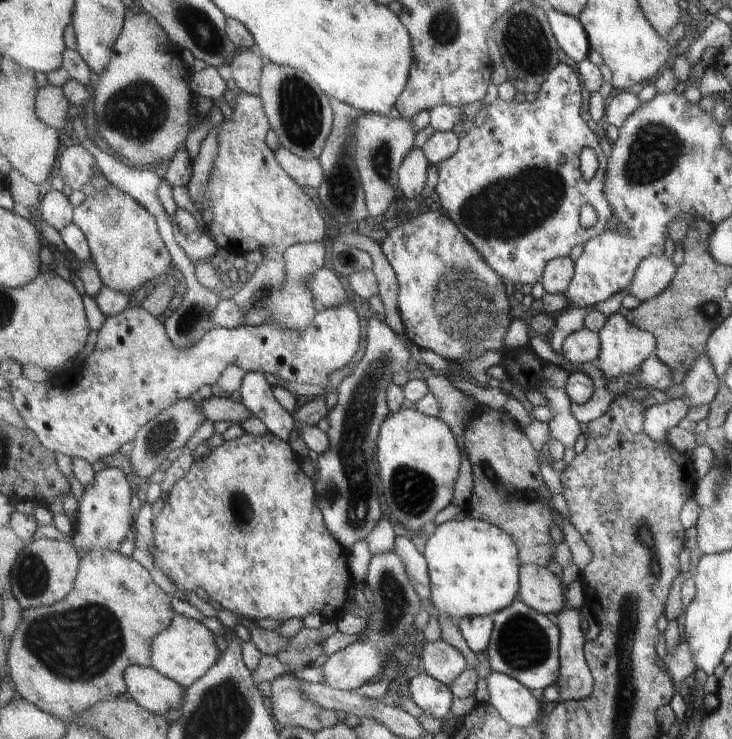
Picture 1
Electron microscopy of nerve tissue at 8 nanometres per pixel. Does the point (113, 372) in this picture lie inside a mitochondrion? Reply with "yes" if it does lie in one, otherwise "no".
no

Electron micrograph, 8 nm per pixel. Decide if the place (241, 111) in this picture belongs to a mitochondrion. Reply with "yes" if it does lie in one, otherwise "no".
no

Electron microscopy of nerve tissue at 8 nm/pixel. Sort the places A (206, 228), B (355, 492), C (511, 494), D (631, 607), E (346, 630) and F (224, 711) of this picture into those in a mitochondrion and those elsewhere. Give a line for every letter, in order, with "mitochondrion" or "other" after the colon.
A: other
B: mitochondrion
C: mitochondrion
D: mitochondrion
E: other
F: mitochondrion

